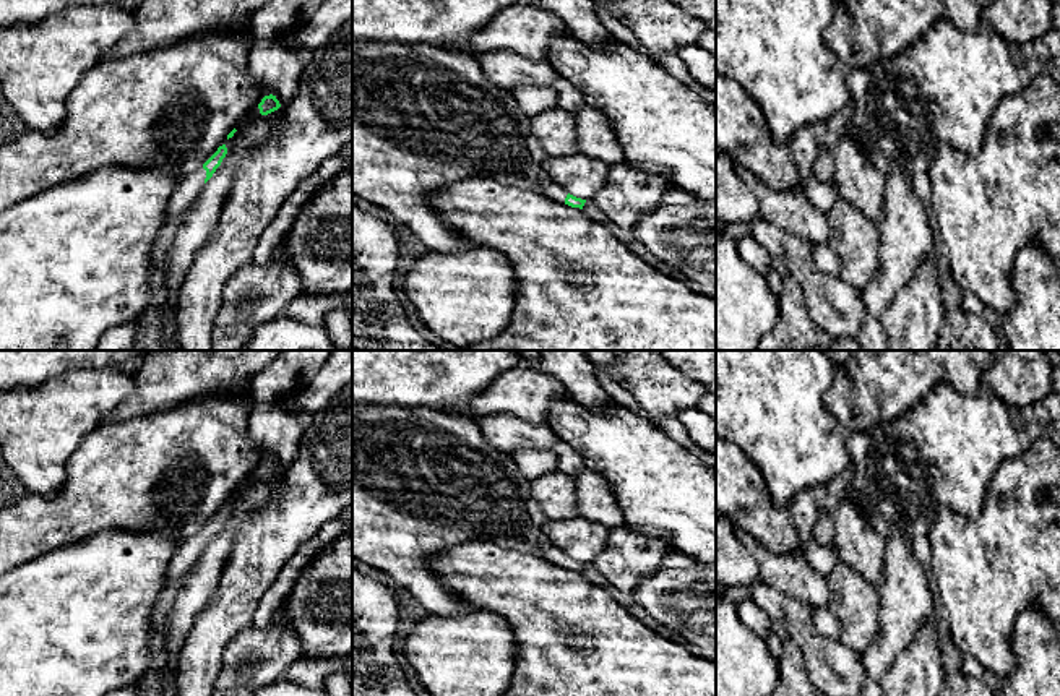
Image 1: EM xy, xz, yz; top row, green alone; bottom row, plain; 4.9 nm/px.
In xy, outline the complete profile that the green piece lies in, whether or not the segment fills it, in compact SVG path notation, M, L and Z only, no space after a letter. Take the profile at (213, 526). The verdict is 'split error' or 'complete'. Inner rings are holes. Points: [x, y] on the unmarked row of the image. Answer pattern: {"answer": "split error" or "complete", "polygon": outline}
{"answer": "split error", "polygon": "M226 508L219 509L218 514L200 532L193 534L190 539L179 545L170 561L164 587L159 592L151 613L149 649L153 657L153 667L144 673L140 681L135 683L135 686L138 688L138 696L161 696L161 673L166 667L172 664L177 665L167 655L167 646L162 639L166 620L187 573L195 566L195 563L201 556L203 548L213 540L226 518Z"}

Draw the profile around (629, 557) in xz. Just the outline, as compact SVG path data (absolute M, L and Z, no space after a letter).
M615 527L610 529L605 550L591 565L620 594L633 594L641 579L661 569L669 552L672 550L662 540Z

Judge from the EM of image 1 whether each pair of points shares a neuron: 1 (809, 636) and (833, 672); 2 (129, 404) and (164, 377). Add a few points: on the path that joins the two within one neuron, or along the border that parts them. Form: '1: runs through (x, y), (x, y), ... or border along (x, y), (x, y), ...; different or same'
1: runs through (812, 644), (828, 664); same
2: runs through (137, 404), (156, 385); same

